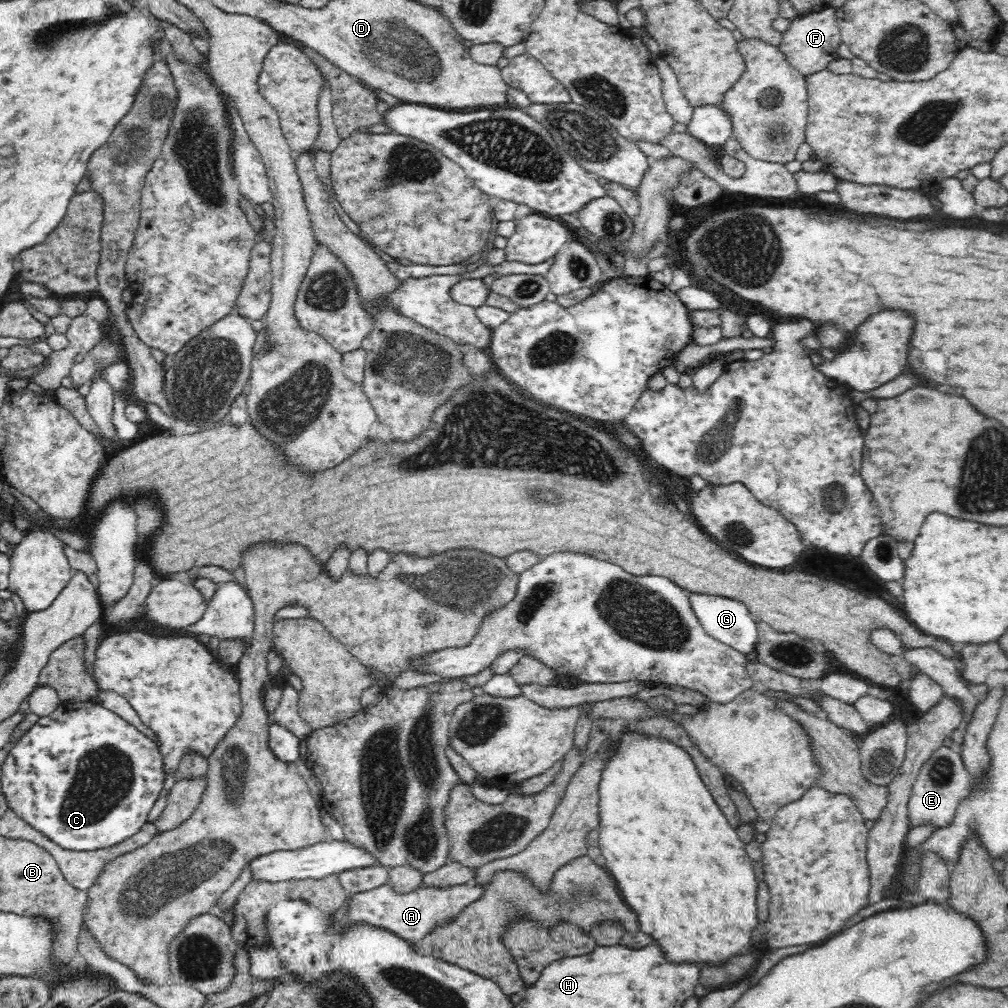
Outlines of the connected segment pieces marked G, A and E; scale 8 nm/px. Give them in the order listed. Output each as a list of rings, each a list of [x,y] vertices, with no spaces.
[[[700,591],[688,592],[692,613],[698,619],[702,629],[711,637],[735,648],[742,655],[753,651],[758,639],[756,619],[738,599],[725,598],[722,595],[701,594]]]
[[[475,879],[465,883],[453,885],[420,885],[413,891],[402,893],[394,889],[388,882],[378,888],[367,890],[358,894],[349,894],[348,923],[362,921],[372,923],[374,926],[386,927],[394,934],[408,939],[414,946],[419,940],[438,923],[453,919],[465,906],[482,898],[485,886]]]
[[[940,746],[922,765],[911,786],[907,800],[907,828],[910,830],[918,826],[930,826],[934,830],[940,830],[950,826],[956,818],[958,801],[968,792],[970,786],[970,771],[966,769],[959,749]]]

